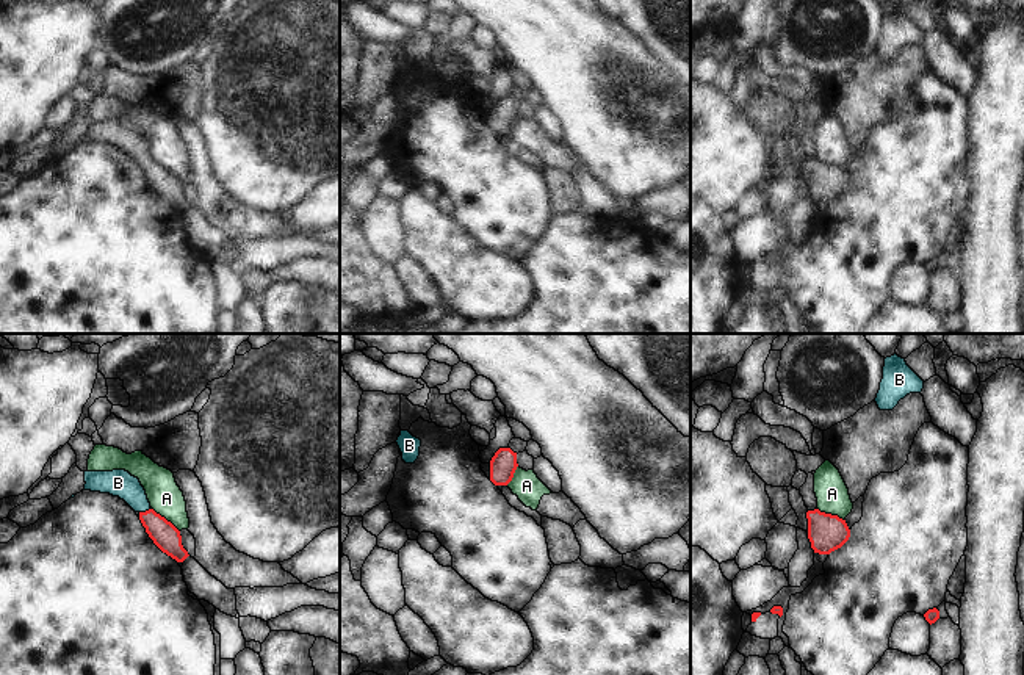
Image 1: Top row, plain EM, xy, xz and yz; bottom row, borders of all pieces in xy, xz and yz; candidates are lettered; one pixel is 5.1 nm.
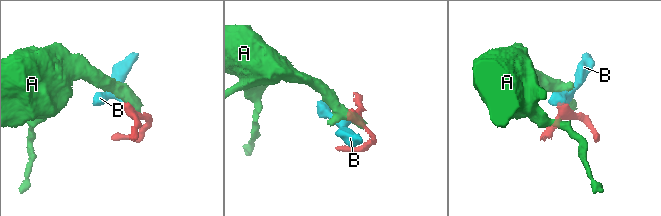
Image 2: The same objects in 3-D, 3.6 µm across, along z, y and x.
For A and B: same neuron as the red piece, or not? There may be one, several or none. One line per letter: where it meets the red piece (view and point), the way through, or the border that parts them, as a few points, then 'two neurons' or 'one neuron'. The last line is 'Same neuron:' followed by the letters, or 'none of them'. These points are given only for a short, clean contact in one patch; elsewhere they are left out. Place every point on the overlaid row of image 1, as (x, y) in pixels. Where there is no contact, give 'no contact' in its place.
A: contact xy (165, 519); border xy (152, 508), (179, 531); two neurons
B: contact xy (146, 511); way xy (163, 533), (149, 519), (146, 511), (118, 483); one neuron
Same neuron: B

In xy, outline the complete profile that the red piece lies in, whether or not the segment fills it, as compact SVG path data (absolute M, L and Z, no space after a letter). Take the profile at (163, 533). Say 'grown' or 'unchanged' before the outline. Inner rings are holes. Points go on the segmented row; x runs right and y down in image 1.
grown; M125 470L85 471L85 482L83 490L119 496L138 512L146 532L163 553L177 562L183 562L189 556L182 545L180 531L150 507L138 478Z

